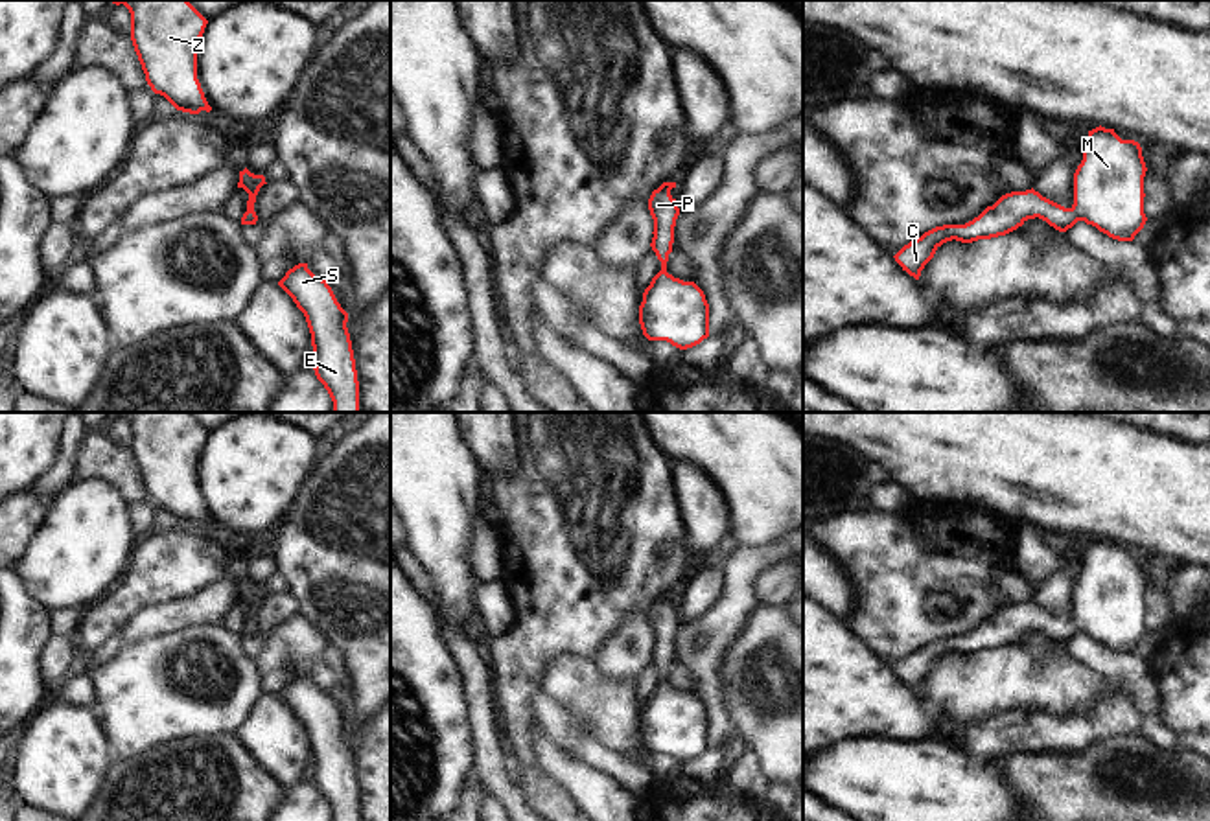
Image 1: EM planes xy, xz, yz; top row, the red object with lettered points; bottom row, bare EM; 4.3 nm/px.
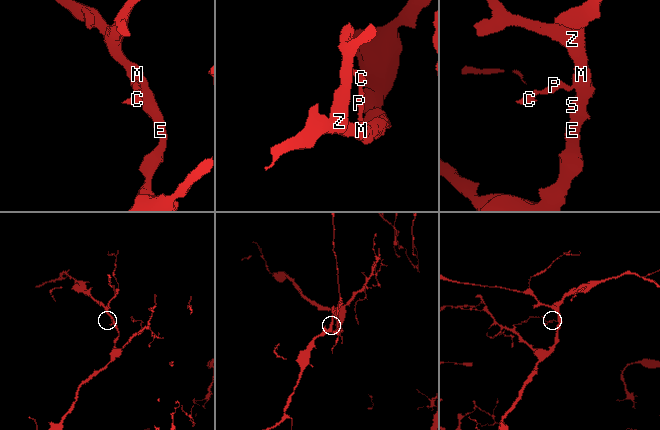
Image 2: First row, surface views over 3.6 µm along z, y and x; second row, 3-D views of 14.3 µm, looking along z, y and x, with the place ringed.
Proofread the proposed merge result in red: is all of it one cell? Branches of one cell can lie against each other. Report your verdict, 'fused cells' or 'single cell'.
single cell

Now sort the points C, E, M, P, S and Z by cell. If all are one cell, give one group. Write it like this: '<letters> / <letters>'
C E M P S Z

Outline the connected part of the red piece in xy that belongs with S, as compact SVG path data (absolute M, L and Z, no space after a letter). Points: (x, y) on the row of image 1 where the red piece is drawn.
M308 263L285 272L278 285L304 313L313 346L315 376L333 401L333 412L359 412L359 381L348 313L337 302L326 280L315 276Z

